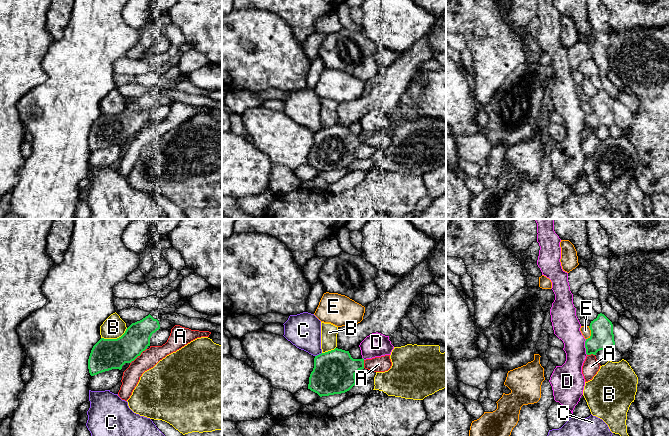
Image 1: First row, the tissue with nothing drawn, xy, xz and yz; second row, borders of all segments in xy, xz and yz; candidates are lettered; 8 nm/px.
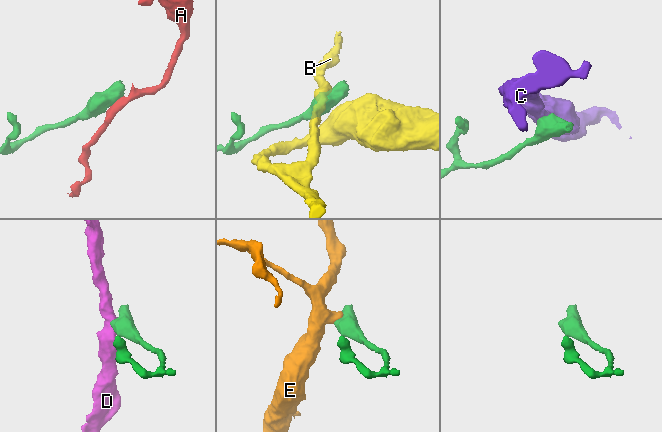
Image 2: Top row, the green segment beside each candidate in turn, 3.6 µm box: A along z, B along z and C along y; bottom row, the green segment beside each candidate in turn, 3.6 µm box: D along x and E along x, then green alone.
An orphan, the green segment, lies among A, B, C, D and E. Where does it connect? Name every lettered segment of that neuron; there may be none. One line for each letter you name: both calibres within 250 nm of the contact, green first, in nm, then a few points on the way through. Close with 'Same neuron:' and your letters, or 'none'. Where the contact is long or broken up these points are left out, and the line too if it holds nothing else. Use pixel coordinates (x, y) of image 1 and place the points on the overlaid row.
Same neuron: none

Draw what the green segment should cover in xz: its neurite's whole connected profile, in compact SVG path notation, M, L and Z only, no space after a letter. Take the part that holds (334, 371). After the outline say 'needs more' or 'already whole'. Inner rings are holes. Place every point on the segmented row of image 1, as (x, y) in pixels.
M335 348L314 358L308 389L320 397L341 394L355 384L355 374L364 369L364 359L353 359L349 351Z; already whole

